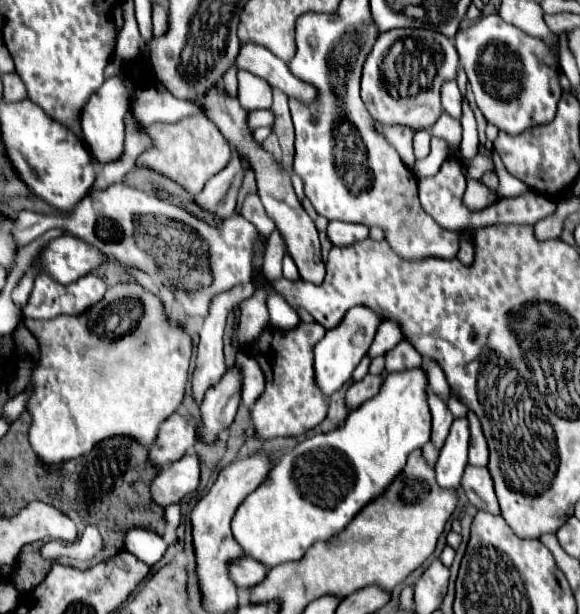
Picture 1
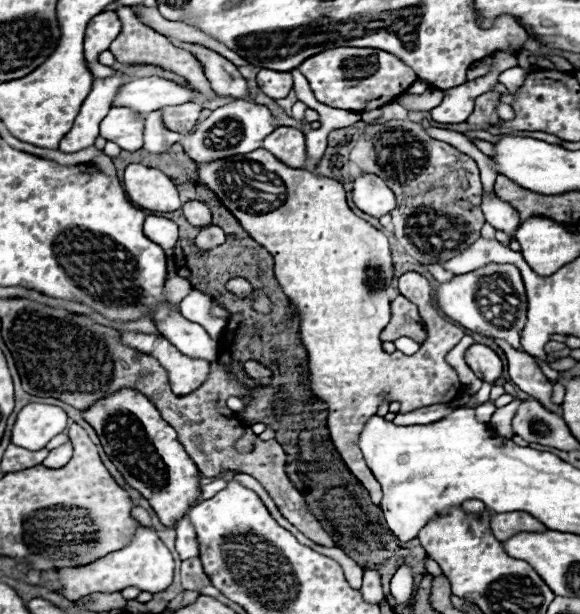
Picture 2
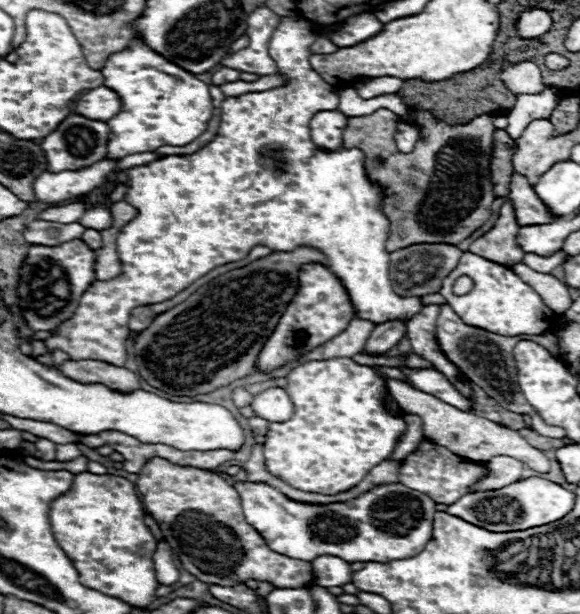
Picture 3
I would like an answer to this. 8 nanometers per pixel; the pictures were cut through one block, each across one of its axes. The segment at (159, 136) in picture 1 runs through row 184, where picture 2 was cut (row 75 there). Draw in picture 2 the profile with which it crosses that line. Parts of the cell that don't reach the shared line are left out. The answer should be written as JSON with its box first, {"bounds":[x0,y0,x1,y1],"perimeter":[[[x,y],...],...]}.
{"bounds":[110,6,214,96],"perimeter":[[[120,6],[118,10],[118,16],[122,20],[122,32],[120,36],[110,44],[110,52],[116,56],[118,62],[124,62],[124,64],[154,64],[154,66],[162,66],[166,70],[172,70],[176,74],[180,74],[182,78],[188,80],[188,86],[194,88],[196,92],[200,94],[206,94],[206,96],[214,96],[206,76],[204,76],[204,70],[200,66],[200,62],[186,50],[182,48],[176,48],[168,42],[166,36],[154,32],[152,28],[146,28],[136,16],[134,12],[128,8],[128,6]]]}

